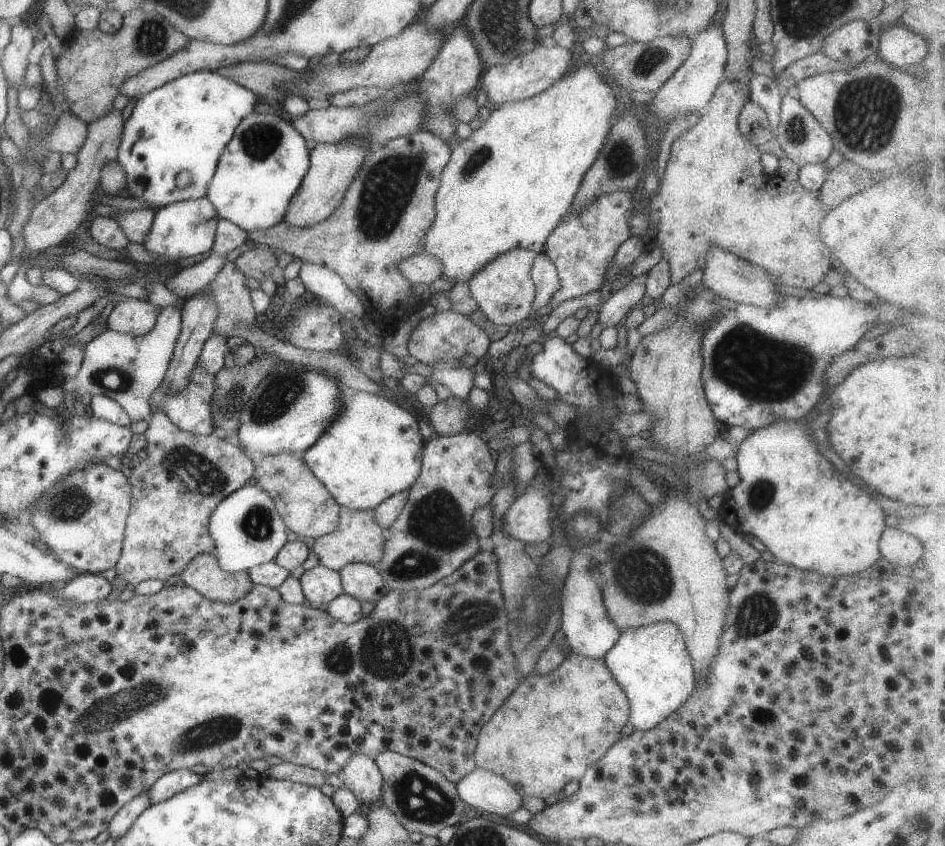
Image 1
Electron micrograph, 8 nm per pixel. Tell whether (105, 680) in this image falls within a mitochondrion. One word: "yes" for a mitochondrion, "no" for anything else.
no

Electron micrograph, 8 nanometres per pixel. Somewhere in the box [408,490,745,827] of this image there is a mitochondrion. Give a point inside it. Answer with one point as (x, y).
(642, 573)

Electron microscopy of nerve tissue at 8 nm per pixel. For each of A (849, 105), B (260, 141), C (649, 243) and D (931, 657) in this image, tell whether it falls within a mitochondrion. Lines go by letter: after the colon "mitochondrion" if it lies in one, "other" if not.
A: mitochondrion
B: mitochondrion
C: other
D: other

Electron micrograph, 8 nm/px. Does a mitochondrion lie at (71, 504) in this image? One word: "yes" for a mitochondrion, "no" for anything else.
yes

